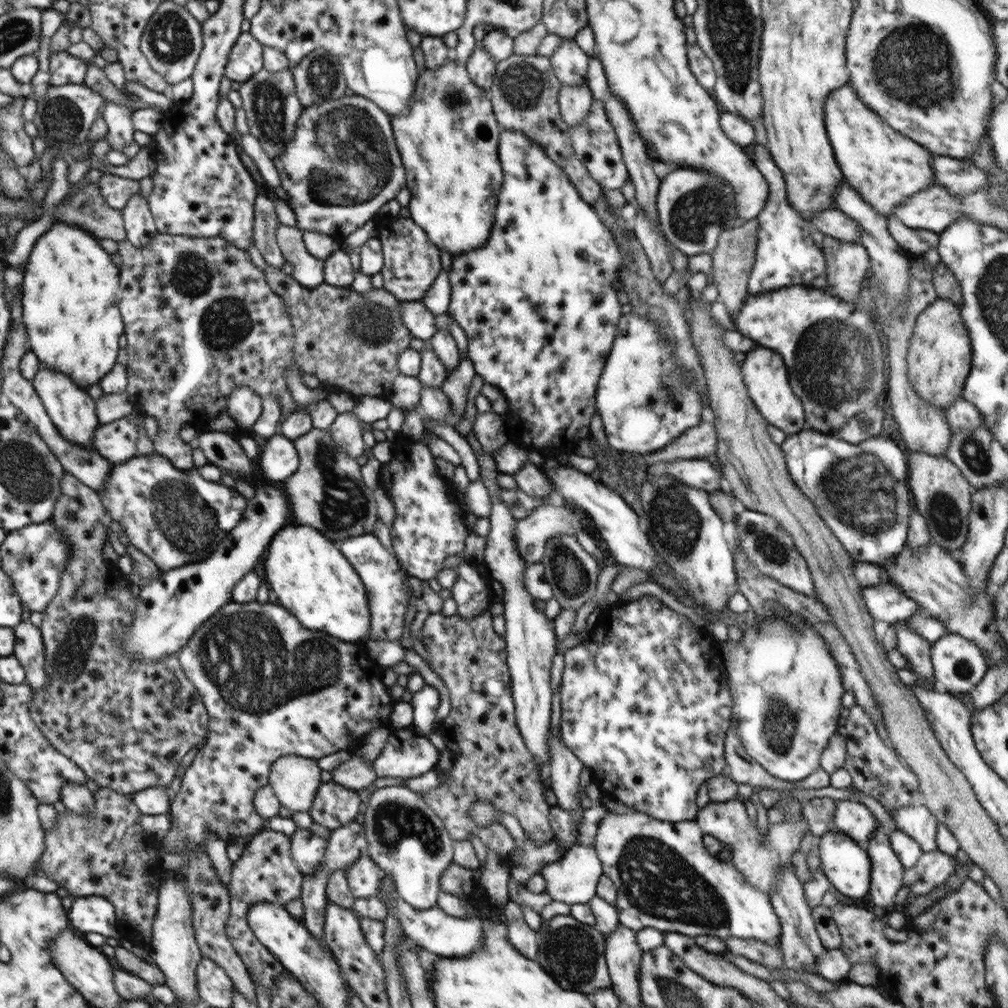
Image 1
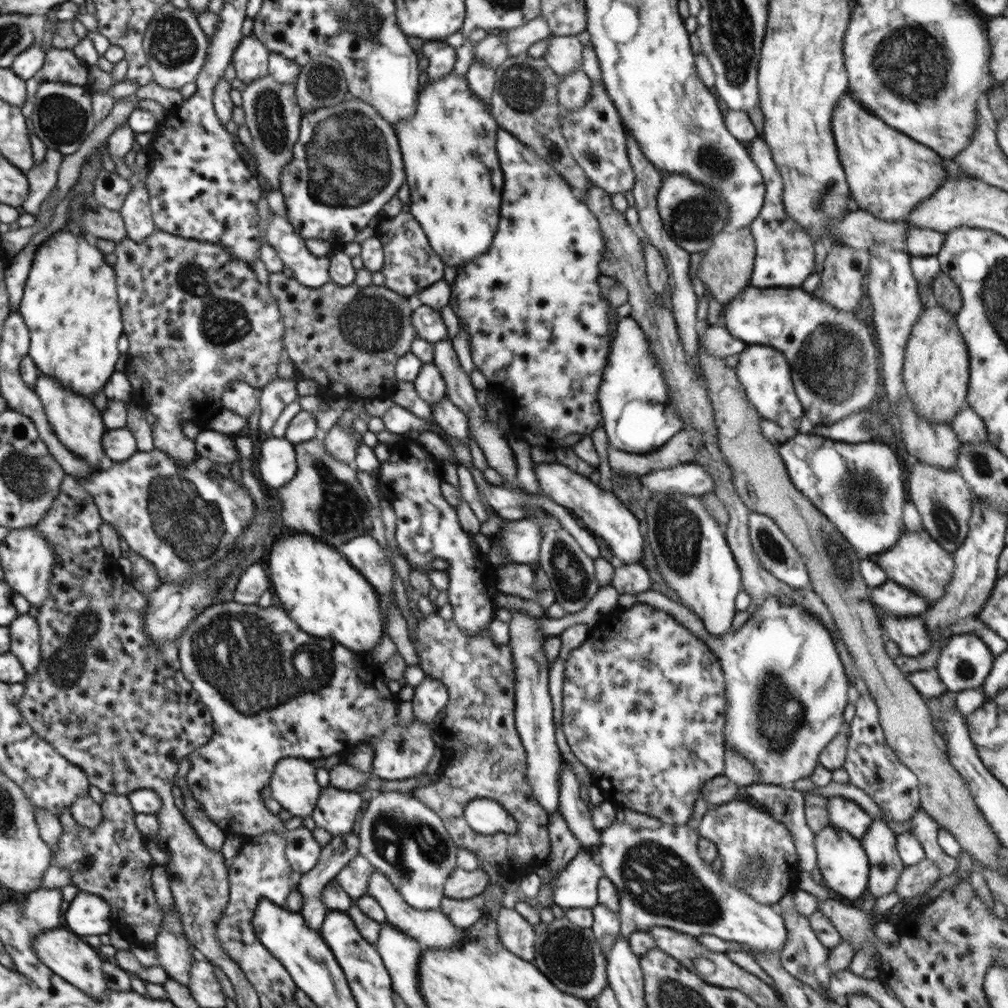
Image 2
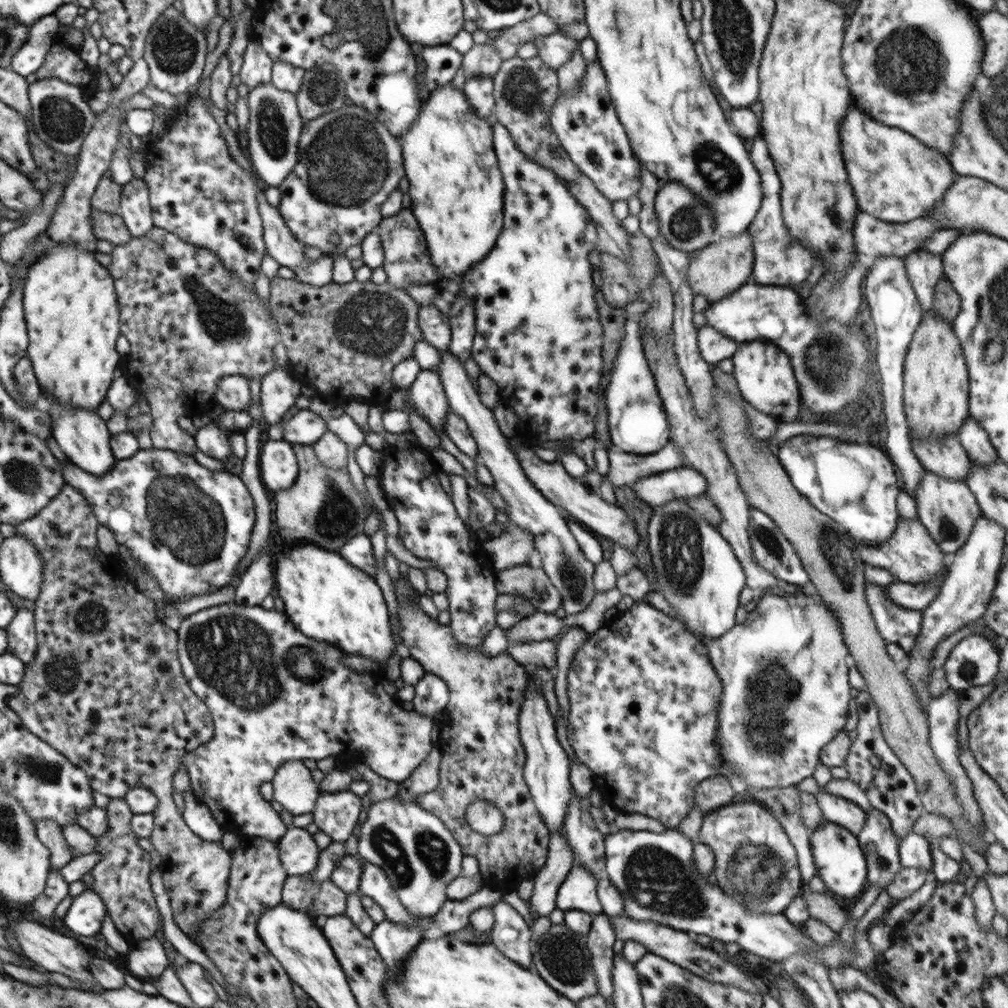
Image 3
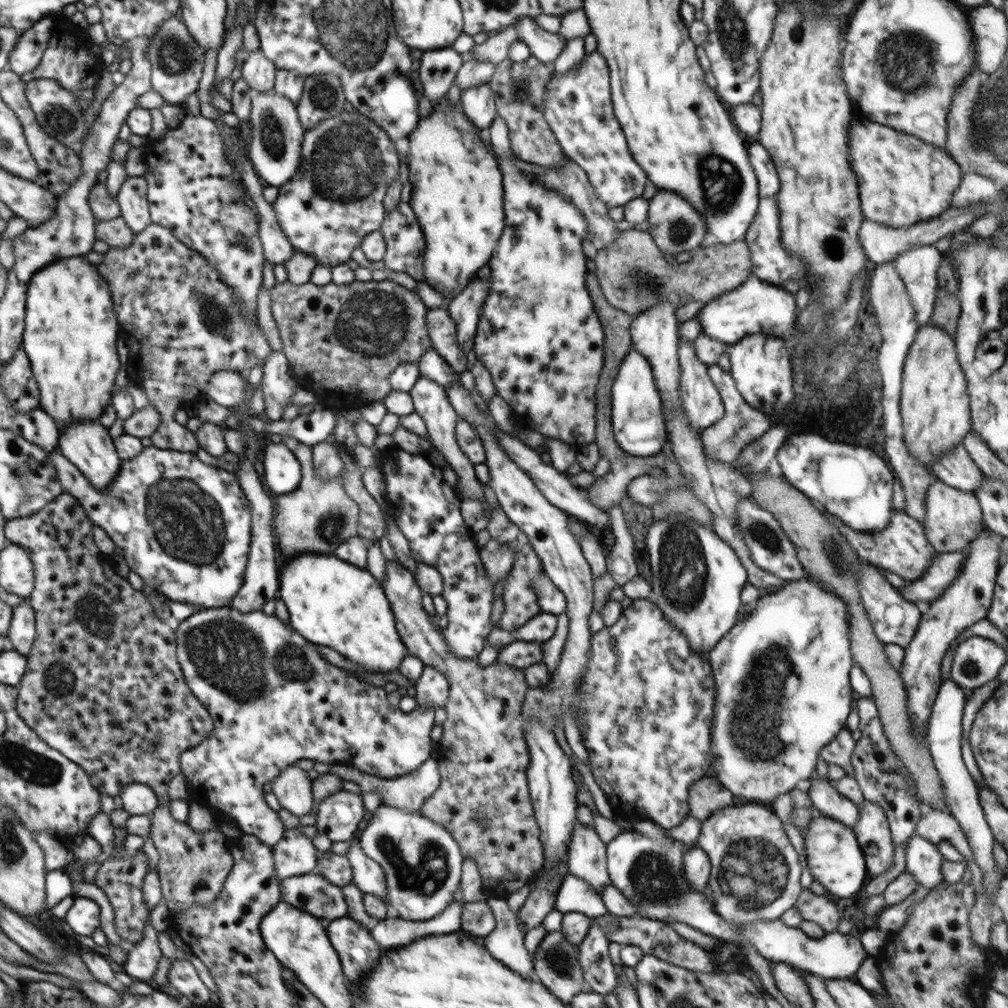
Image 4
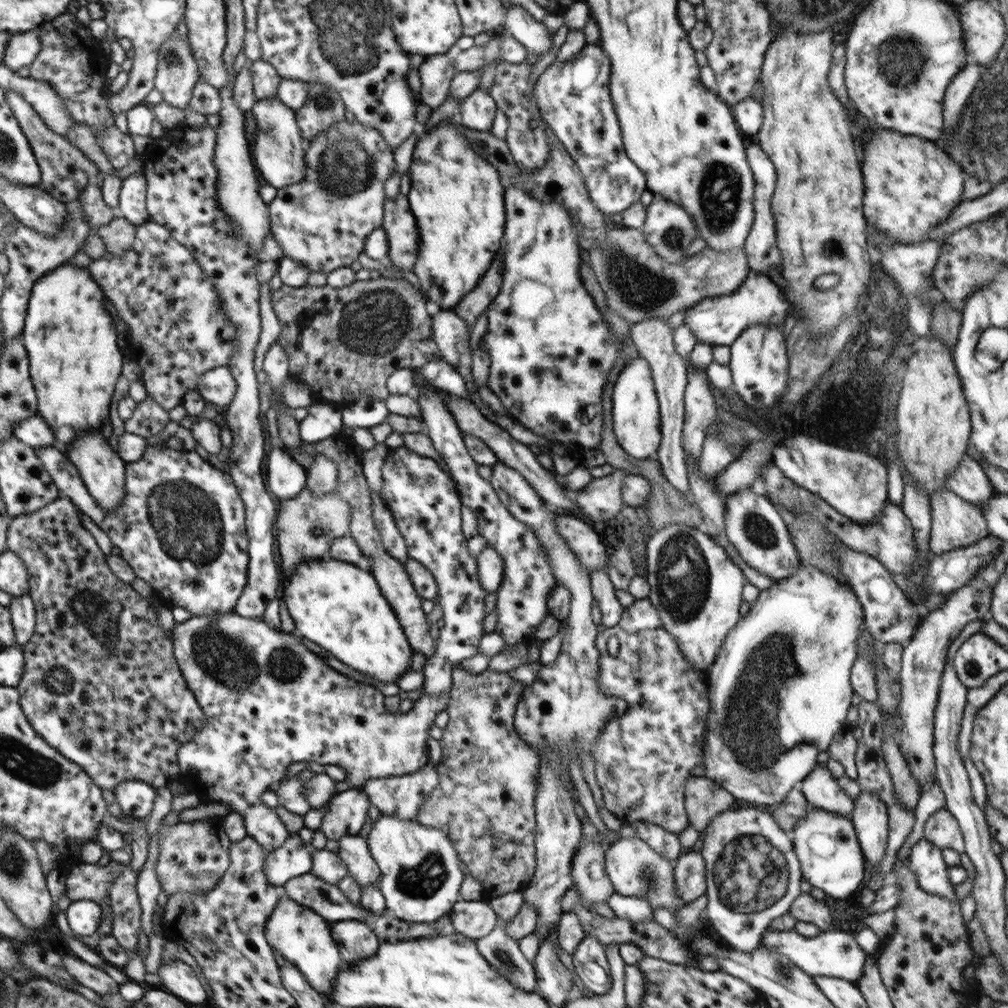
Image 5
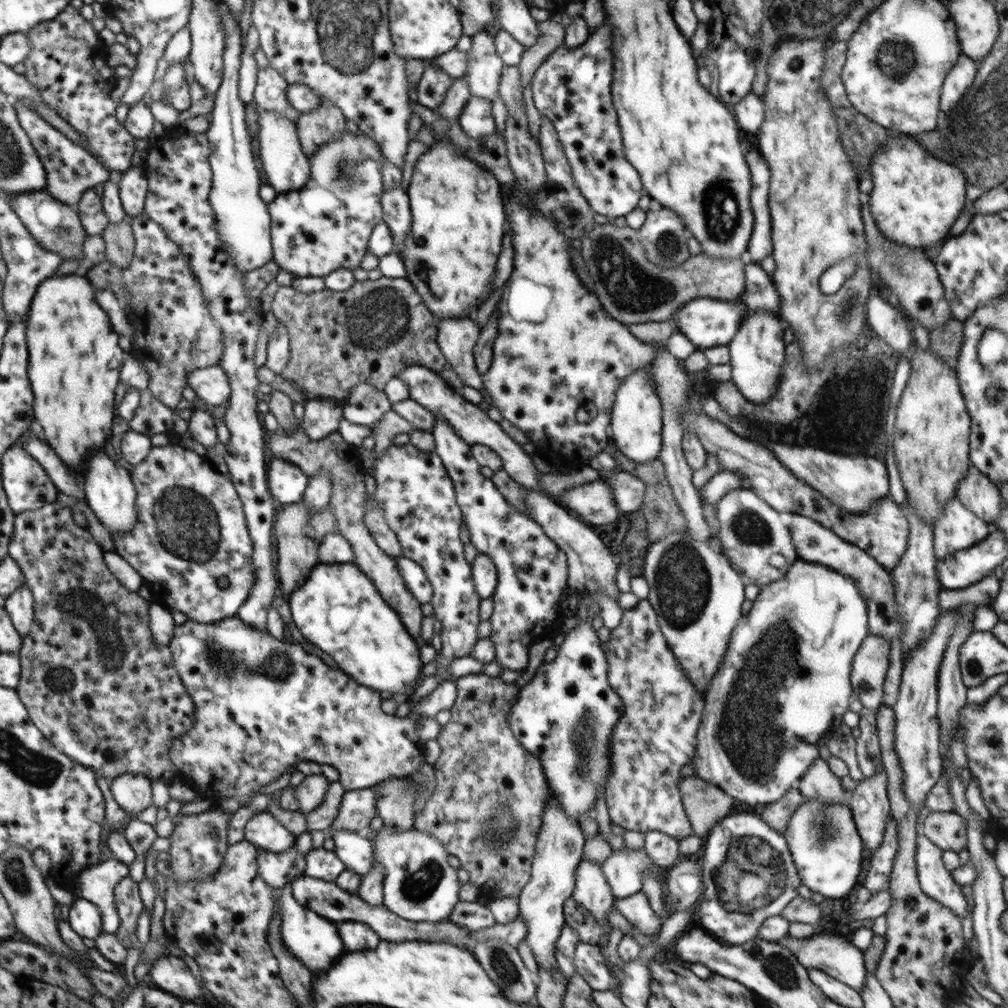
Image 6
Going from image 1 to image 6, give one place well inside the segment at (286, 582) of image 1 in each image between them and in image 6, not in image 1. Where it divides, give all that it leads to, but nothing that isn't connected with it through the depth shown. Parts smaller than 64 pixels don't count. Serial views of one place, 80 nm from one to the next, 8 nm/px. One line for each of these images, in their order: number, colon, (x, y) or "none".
2: (327, 597)
3: (326, 598)
4: (331, 602)
5: (337, 605)
6: (338, 609)

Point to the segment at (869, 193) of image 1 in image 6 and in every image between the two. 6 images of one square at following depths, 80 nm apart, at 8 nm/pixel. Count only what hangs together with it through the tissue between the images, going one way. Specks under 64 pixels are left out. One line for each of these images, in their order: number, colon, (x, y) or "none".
2: (889, 173)
3: (896, 178)
4: (903, 180)
5: (911, 185)
6: (916, 198)

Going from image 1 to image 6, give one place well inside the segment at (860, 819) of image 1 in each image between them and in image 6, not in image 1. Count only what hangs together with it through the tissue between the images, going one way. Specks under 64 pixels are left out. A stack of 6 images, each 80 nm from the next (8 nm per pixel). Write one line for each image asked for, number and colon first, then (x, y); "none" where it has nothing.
2: (844, 814)
3: (836, 809)
4: (826, 798)
5: (822, 790)
6: (818, 782)

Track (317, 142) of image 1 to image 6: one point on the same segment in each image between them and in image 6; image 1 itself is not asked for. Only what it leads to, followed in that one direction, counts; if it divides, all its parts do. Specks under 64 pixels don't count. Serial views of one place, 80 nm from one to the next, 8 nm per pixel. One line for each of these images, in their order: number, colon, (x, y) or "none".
2: (346, 165)
3: (348, 163)
4: (335, 199)
5: (322, 222)
6: (326, 225)

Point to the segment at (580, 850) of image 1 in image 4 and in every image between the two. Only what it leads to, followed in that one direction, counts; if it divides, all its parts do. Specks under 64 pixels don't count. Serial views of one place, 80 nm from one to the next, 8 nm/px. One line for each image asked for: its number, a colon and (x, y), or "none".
2: (576, 886)
3: (578, 891)
4: (574, 895)

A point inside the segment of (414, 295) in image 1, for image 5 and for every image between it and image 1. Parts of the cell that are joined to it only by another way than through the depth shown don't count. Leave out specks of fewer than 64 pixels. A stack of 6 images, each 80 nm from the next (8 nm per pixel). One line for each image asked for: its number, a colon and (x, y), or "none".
2: (410, 265)
3: (406, 260)
4: (405, 243)
5: (398, 220)

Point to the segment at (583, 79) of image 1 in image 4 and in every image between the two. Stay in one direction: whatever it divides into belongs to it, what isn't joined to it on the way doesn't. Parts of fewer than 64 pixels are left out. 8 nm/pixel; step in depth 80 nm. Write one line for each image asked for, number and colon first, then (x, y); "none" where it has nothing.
2: (564, 55)
3: (554, 50)
4: (545, 46)

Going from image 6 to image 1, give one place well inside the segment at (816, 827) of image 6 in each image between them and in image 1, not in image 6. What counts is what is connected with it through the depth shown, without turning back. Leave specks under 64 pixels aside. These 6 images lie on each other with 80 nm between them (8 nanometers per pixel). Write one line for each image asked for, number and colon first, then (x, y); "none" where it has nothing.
1: (846, 863)
2: (844, 865)
3: (840, 863)
4: (835, 859)
5: (826, 844)

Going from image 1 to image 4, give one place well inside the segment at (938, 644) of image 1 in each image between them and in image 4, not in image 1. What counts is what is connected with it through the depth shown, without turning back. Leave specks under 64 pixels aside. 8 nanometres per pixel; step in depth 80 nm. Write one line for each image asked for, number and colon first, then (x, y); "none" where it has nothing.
2: (965, 660)
3: (974, 661)
4: (977, 660)

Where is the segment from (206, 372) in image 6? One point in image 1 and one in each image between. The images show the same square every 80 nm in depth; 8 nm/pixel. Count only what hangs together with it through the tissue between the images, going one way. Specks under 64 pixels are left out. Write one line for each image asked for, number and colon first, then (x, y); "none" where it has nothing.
1: (243, 404)
2: (238, 396)
3: (232, 392)
4: (227, 388)
5: (217, 386)

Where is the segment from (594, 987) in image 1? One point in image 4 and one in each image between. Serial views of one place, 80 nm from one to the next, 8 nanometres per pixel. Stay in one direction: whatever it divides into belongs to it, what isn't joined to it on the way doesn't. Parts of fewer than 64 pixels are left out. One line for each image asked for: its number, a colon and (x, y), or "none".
2: (568, 955)
3: (561, 957)
4: (555, 961)

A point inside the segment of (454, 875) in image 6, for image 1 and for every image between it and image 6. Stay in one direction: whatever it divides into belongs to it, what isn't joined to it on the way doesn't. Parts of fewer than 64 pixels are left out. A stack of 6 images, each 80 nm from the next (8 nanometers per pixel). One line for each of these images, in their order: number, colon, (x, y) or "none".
1: (407, 840)
2: (406, 840)
3: (419, 855)
4: (422, 863)
5: (421, 875)

